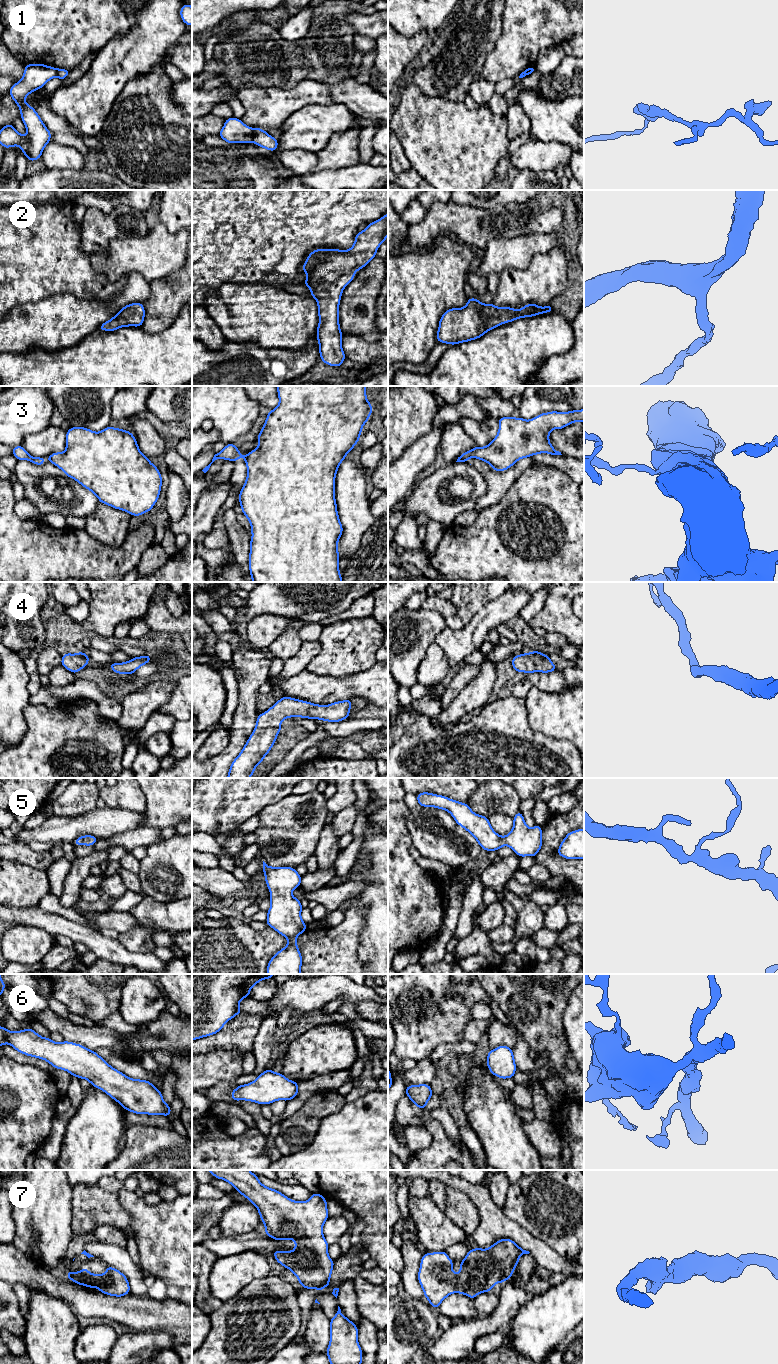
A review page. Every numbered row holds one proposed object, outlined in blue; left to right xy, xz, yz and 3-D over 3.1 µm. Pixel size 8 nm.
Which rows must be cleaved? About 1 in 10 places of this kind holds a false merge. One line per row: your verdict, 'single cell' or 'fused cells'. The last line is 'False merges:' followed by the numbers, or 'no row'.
1: fused cells
2: single cell
3: fused cells
4: single cell
5: single cell
6: single cell
7: single cell
False merges: 1, 3

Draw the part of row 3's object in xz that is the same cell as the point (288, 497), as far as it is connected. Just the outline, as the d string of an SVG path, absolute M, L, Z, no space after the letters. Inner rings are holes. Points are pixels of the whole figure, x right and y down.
M277 386L278 406L269 411L257 436L258 448L246 455L247 478L239 492L239 503L243 514L251 525L249 571L252 582L342 582L339 571L338 541L343 533L335 500L335 478L346 455L359 442L364 424L373 412L366 396L366 386Z

